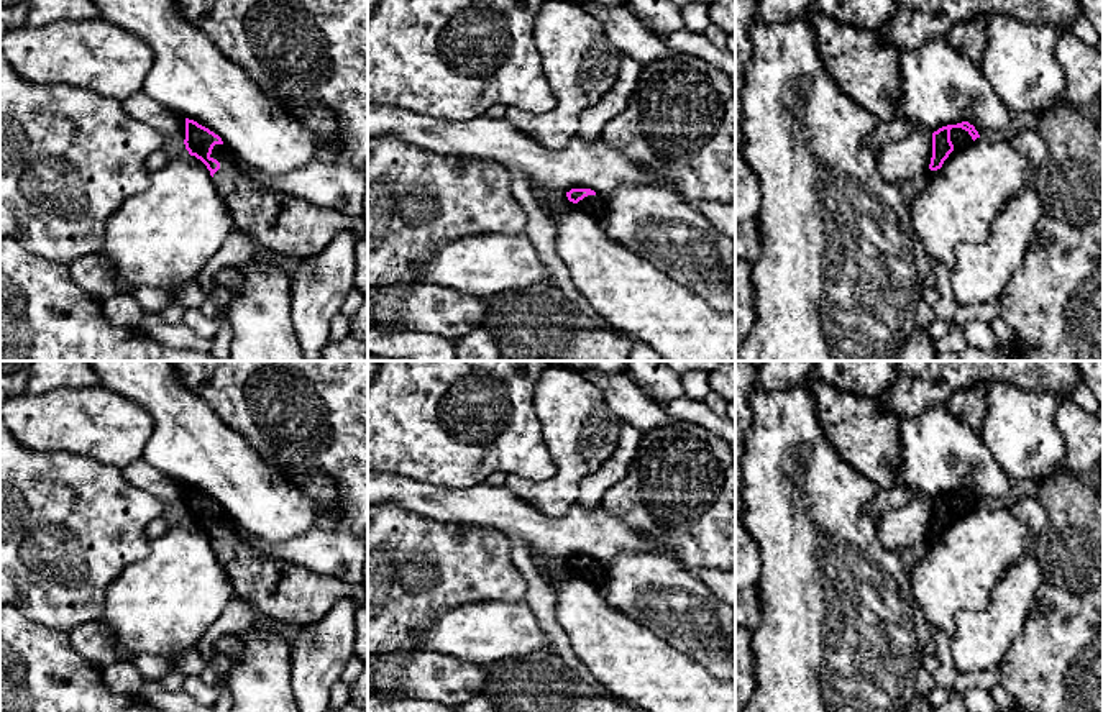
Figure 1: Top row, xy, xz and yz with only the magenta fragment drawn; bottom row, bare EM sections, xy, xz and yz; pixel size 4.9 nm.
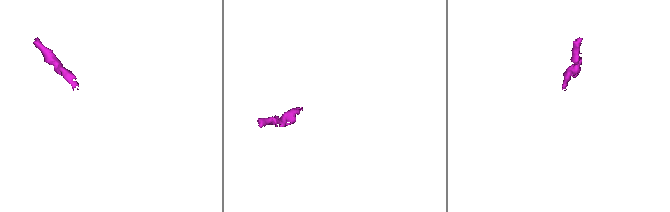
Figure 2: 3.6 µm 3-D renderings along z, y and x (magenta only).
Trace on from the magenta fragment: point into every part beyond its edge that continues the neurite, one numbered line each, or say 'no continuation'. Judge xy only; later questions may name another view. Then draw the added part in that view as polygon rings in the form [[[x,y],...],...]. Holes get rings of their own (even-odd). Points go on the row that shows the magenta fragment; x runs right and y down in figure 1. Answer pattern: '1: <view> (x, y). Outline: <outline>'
1: xy (283, 225). Outline: [[[215,144],[210,157],[220,162],[212,179],[235,226],[269,254],[307,259],[341,231],[351,231],[358,240],[368,236],[363,218],[281,194],[248,177],[227,144]]]

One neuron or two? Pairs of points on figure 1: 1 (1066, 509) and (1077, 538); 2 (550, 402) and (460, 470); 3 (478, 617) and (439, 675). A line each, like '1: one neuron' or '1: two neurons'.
1: one neuron
2: two neurons
3: two neurons

